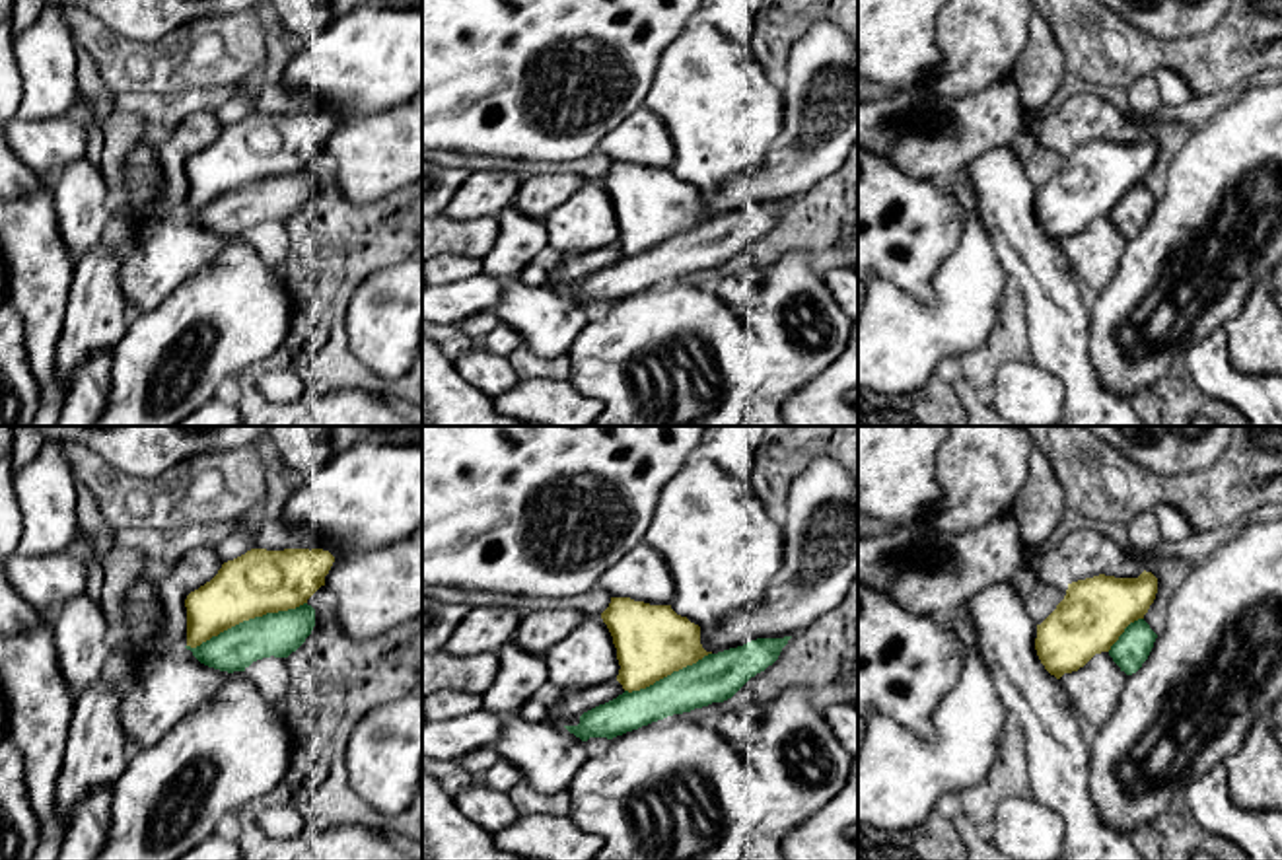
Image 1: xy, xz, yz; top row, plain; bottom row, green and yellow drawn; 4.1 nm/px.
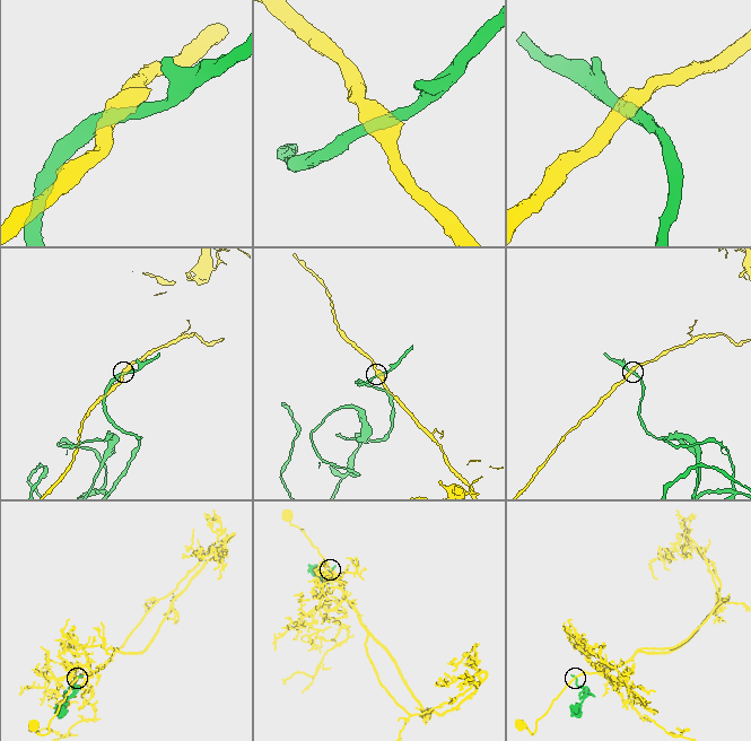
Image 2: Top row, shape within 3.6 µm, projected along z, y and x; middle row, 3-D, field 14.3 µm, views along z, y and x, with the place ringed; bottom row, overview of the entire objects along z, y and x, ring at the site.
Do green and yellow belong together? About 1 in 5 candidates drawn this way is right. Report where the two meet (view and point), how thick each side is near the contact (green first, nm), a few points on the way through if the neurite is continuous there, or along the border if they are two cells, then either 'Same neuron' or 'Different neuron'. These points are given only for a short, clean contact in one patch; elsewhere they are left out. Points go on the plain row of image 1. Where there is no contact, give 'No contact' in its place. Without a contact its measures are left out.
Touches green at xy (246, 185). Thickness 180 nm (green) against 260 nm. Different neuron

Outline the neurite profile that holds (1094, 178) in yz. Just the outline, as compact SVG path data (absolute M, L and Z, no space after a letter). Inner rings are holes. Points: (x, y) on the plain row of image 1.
M1093 140L1068 148L1064 163L1037 189L1035 214L1045 233L1060 243L1095 218L1109 216L1124 193L1144 183L1157 158L1157 142Z

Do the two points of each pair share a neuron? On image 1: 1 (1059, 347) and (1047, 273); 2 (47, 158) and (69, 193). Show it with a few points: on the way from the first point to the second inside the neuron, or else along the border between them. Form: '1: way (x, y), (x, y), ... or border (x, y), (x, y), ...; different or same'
1: way (1059, 329), (1057, 308), (1049, 290); same
2: border (84, 156), (71, 162), (55, 179); different

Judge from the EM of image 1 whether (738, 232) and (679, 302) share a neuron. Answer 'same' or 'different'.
different

